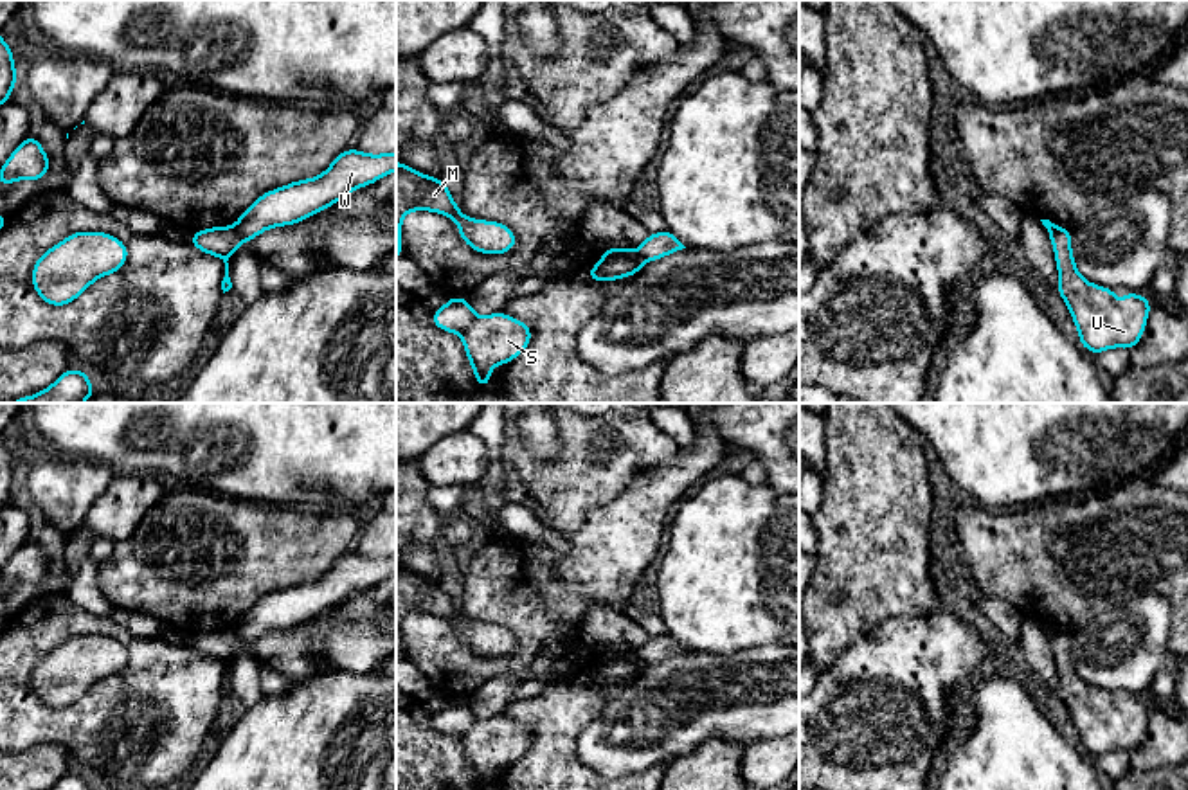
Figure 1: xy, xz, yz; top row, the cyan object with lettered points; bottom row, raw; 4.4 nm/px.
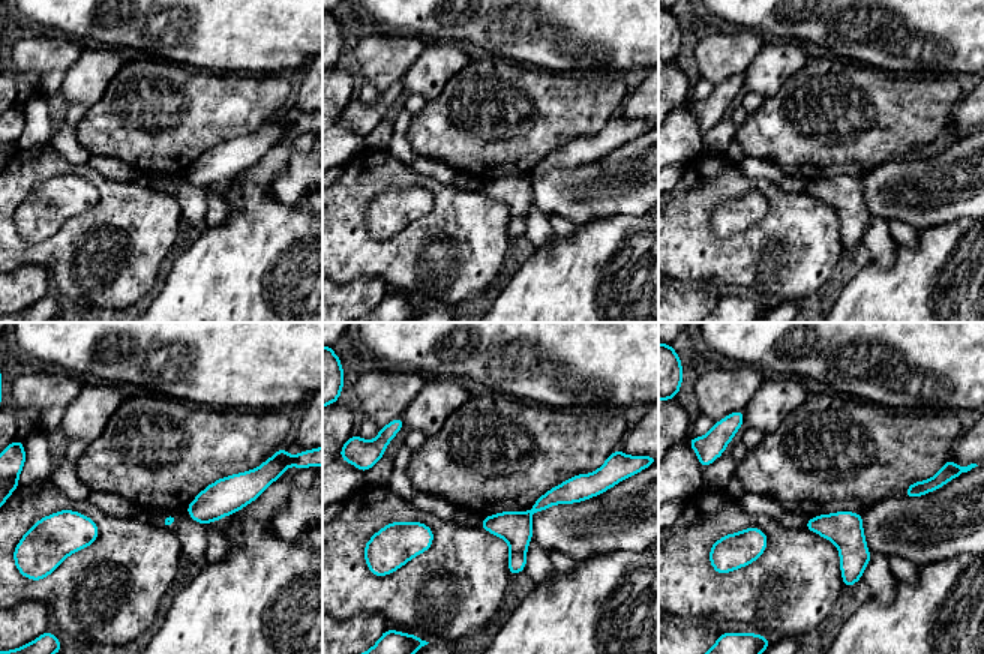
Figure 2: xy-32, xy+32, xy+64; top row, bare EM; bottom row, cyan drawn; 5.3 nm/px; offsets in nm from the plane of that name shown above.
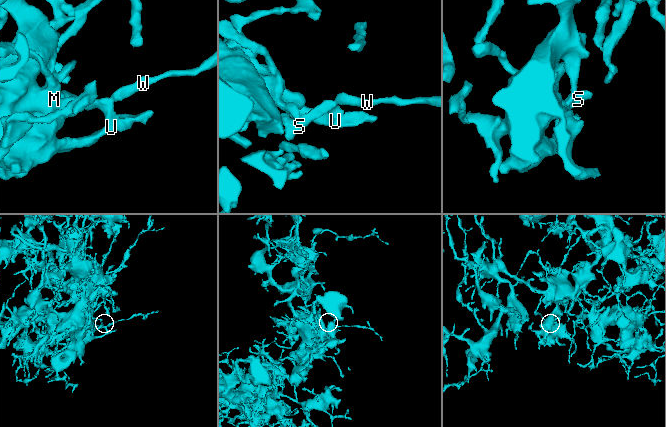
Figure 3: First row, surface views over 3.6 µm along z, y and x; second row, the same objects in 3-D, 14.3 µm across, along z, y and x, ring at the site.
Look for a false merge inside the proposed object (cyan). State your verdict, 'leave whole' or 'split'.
split

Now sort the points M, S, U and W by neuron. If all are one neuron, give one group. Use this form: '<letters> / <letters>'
M S U / W

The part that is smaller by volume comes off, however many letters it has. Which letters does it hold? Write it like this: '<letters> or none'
W

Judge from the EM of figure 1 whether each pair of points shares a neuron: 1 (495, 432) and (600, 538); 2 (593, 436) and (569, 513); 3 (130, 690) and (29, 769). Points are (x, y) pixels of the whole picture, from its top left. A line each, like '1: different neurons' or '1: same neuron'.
1: different neurons
2: same neuron
3: different neurons

